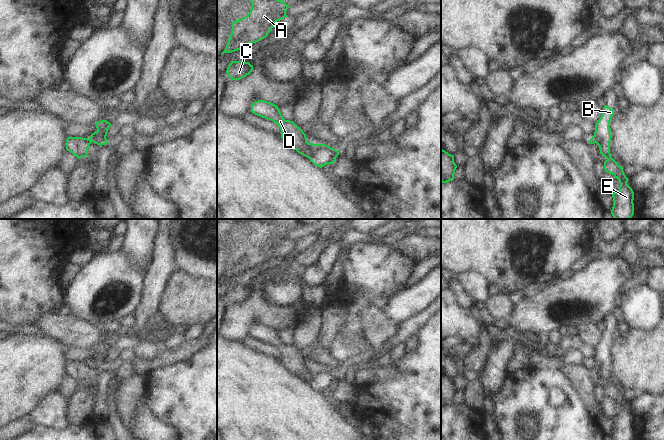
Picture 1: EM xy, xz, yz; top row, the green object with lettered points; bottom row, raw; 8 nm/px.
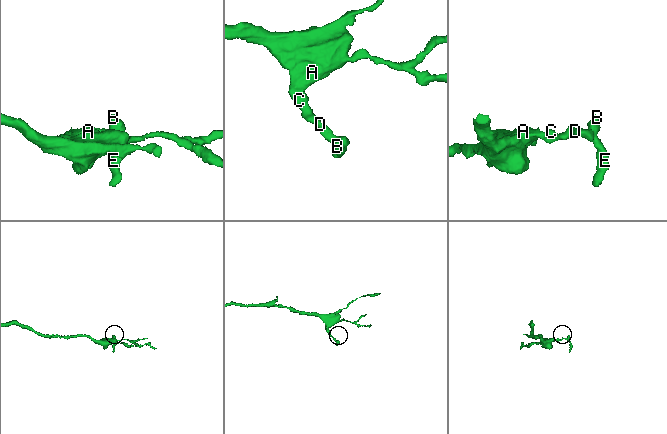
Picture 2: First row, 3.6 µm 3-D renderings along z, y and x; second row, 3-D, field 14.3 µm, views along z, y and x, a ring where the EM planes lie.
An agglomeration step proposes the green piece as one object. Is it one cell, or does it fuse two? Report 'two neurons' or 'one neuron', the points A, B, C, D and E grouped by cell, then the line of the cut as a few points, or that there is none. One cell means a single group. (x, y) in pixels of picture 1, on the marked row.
two neurons; groups A C D / B E; cut xz (315, 144), (308, 157)

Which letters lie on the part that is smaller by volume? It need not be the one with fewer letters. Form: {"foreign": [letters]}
{"foreign": ["B", "E"]}

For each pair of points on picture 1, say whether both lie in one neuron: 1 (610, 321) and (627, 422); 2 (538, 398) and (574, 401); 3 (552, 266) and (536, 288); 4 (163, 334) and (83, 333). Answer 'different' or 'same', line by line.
1: same
2: same
3: different
4: same

